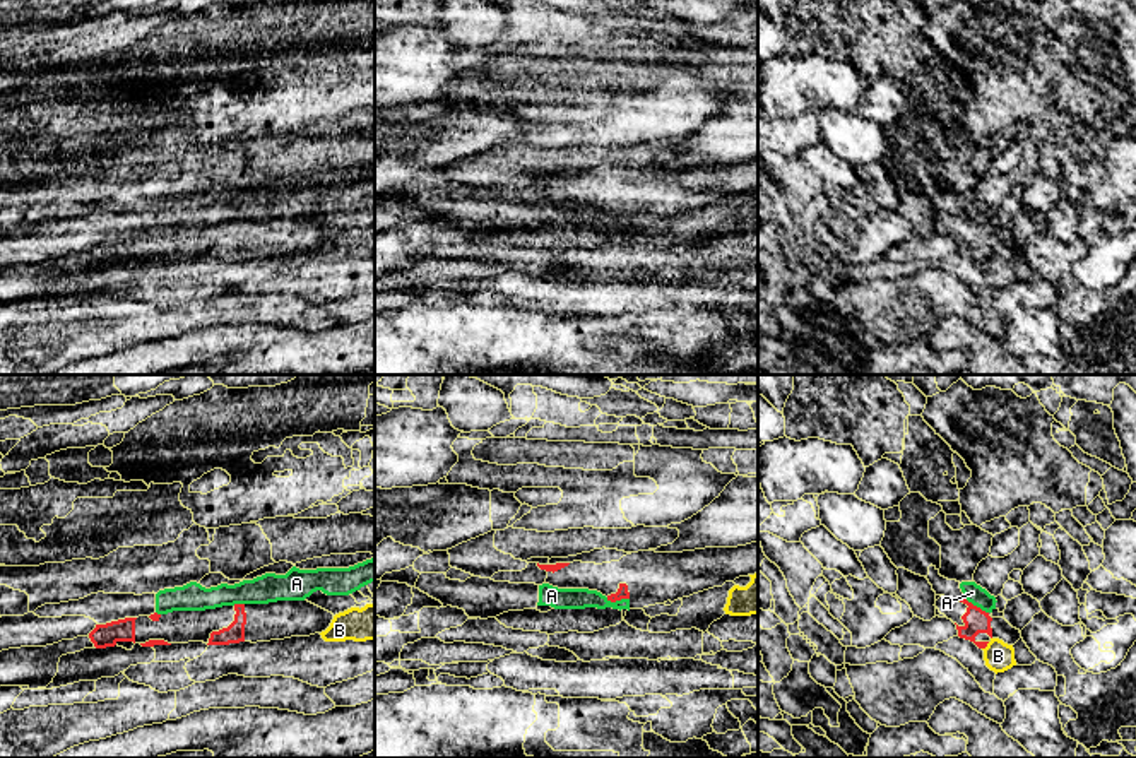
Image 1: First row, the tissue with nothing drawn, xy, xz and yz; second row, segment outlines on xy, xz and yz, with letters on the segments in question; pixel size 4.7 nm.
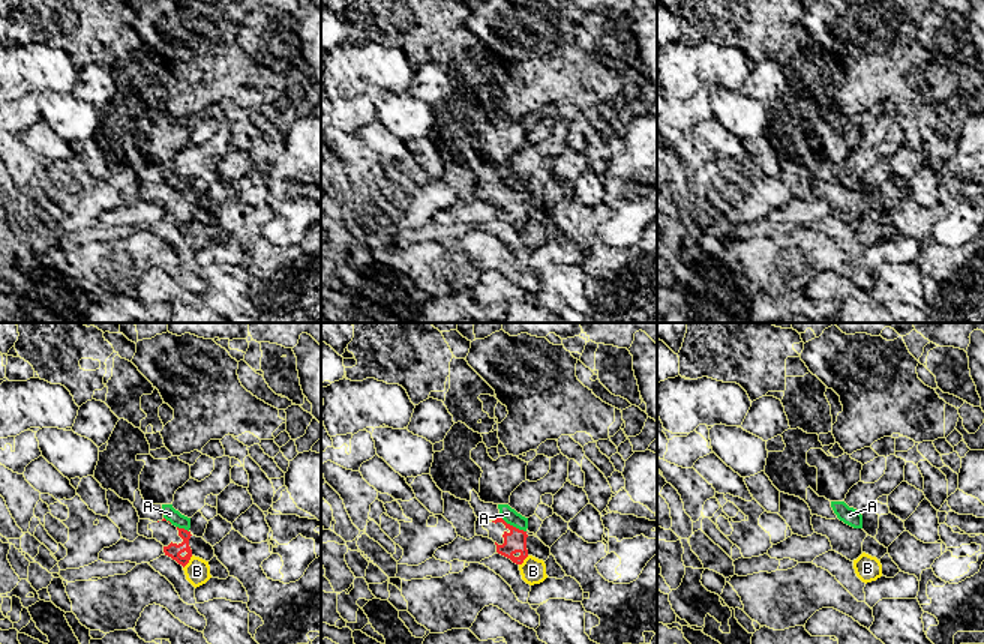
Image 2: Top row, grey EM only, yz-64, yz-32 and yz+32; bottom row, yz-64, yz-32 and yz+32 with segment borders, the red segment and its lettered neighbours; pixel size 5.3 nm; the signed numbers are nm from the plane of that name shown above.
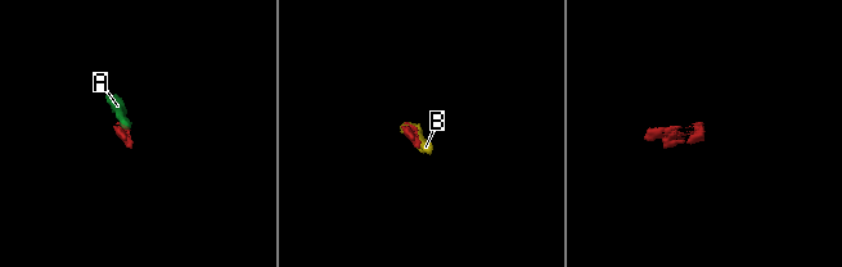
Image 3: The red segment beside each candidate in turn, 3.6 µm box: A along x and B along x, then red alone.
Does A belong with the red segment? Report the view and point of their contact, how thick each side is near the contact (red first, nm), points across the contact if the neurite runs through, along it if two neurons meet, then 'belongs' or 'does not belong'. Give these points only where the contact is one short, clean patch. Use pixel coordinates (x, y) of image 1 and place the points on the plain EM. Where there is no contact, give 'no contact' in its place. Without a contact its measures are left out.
contact yz (976, 223); calibres 120 and 90 nm; does not belong

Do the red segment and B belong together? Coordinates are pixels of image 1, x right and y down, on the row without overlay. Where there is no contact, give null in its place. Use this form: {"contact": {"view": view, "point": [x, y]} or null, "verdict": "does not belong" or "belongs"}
{"contact": {"view": "yz", "point": [986, 262]}, "verdict": "does not belong"}

